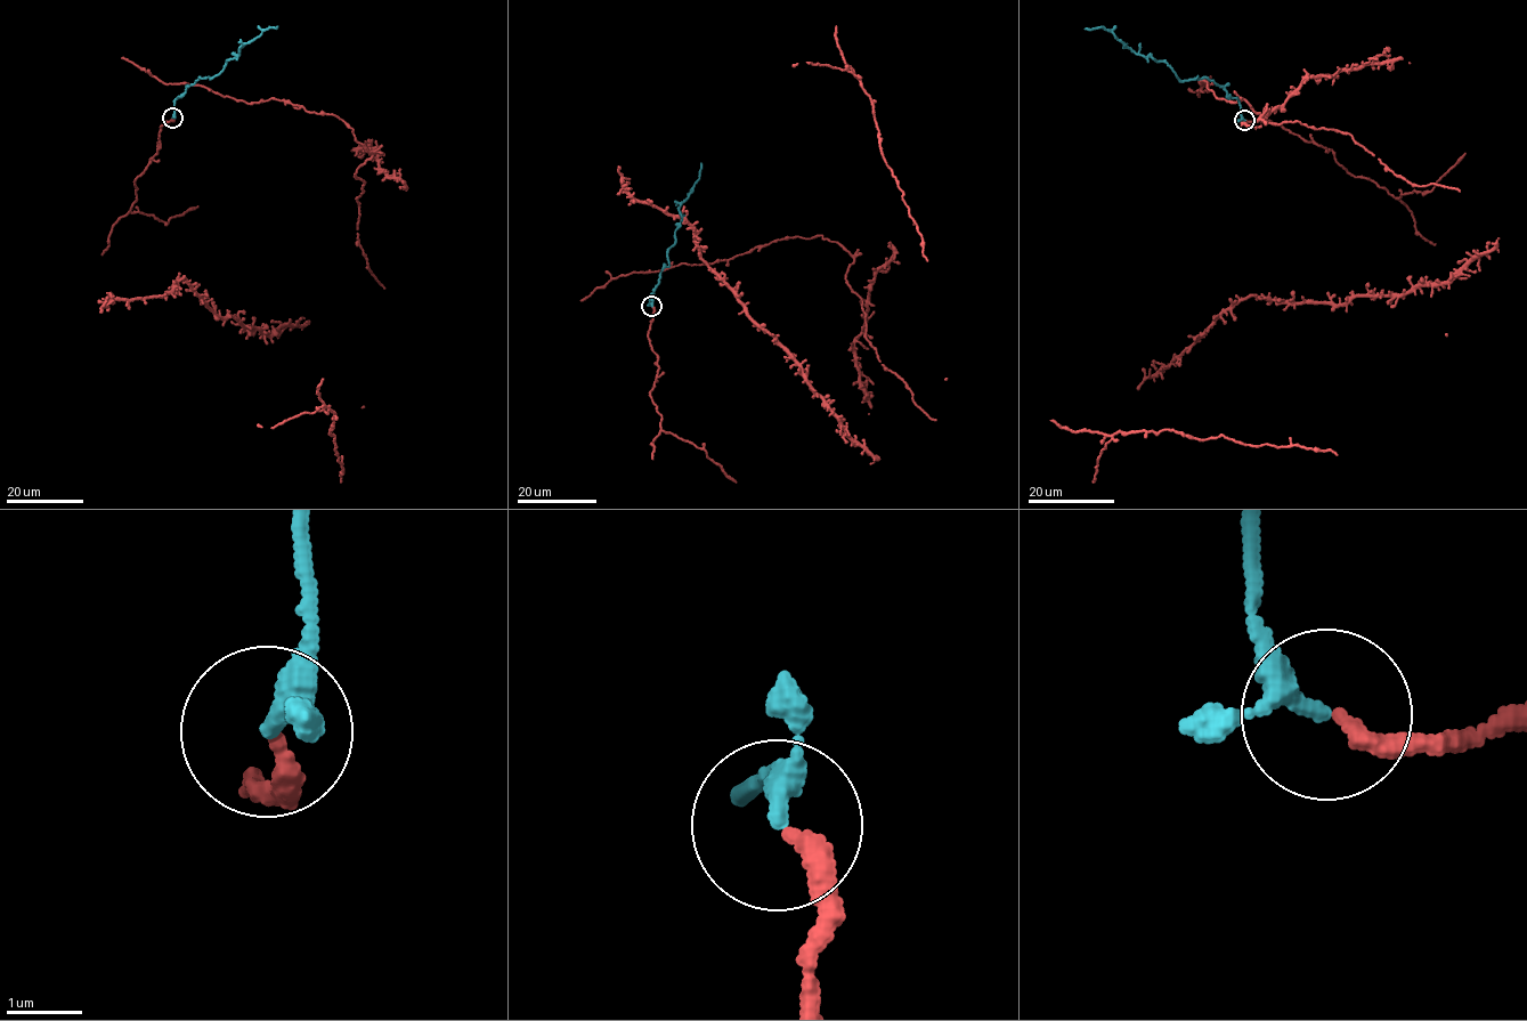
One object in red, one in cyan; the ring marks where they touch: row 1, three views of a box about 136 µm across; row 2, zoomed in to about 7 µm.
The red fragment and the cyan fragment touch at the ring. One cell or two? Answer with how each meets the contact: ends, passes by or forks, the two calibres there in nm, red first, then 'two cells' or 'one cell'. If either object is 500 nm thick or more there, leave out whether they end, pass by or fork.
red ends | cyan passes by | 260/220 nm | one cell

